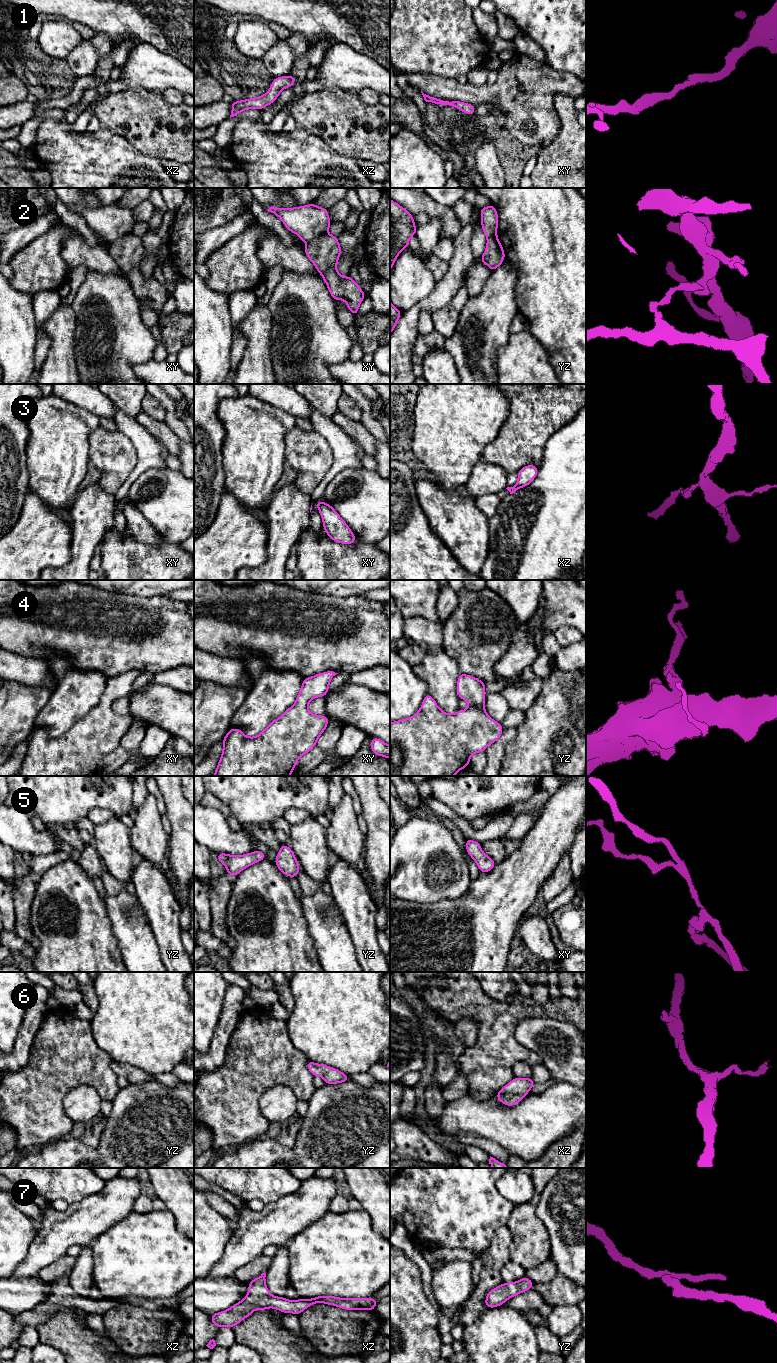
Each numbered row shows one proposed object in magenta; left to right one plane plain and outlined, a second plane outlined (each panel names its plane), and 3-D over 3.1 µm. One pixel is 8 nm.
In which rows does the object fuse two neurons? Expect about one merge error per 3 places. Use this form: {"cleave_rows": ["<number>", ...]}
{"cleave_rows": ["2", "3"]}

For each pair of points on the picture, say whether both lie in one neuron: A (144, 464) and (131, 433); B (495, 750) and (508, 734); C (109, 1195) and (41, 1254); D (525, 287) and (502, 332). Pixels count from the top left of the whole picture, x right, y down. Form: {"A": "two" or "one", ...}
{"A": "one", "B": "one", "C": "one", "D": "two"}

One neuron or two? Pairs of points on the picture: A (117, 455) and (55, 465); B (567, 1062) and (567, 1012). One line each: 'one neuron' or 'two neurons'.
A: two neurons
B: two neurons

